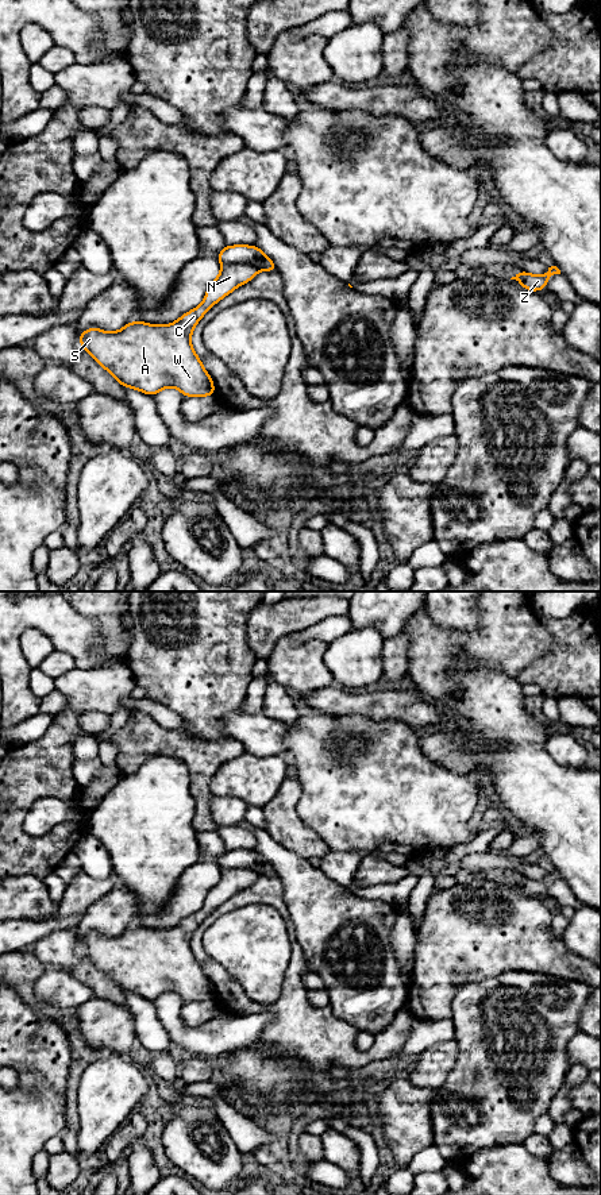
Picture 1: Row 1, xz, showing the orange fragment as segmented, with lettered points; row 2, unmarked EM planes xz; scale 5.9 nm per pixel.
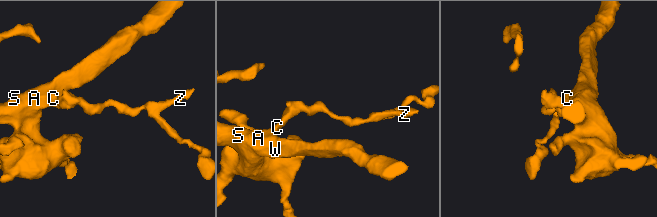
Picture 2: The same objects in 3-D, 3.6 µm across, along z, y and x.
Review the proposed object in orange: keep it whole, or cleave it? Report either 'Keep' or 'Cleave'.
Cleave

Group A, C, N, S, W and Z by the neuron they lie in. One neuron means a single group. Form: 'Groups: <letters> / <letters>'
Groups: A C N S W / Z

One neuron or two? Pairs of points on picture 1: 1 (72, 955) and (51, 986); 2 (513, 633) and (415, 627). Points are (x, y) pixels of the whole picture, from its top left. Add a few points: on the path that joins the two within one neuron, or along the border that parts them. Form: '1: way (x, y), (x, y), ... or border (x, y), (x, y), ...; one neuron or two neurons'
1: border (47, 967), (70, 972); two neurons
2: way (489, 644), (439, 644); one neuron

